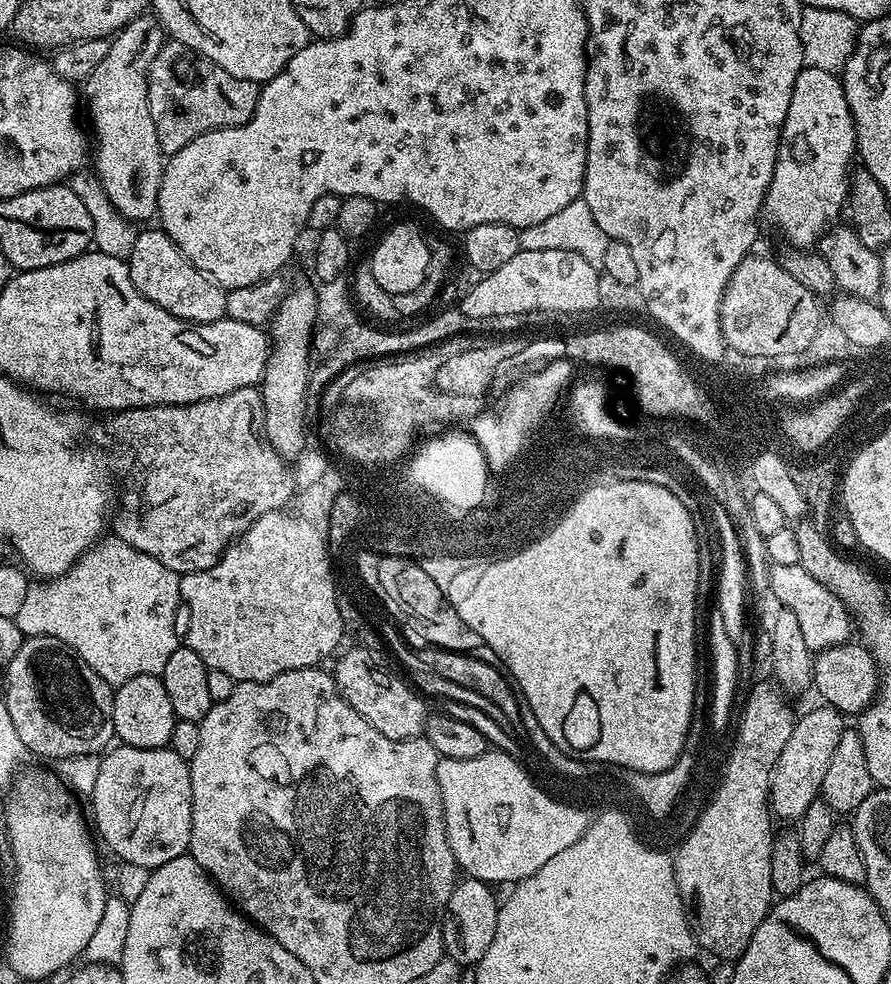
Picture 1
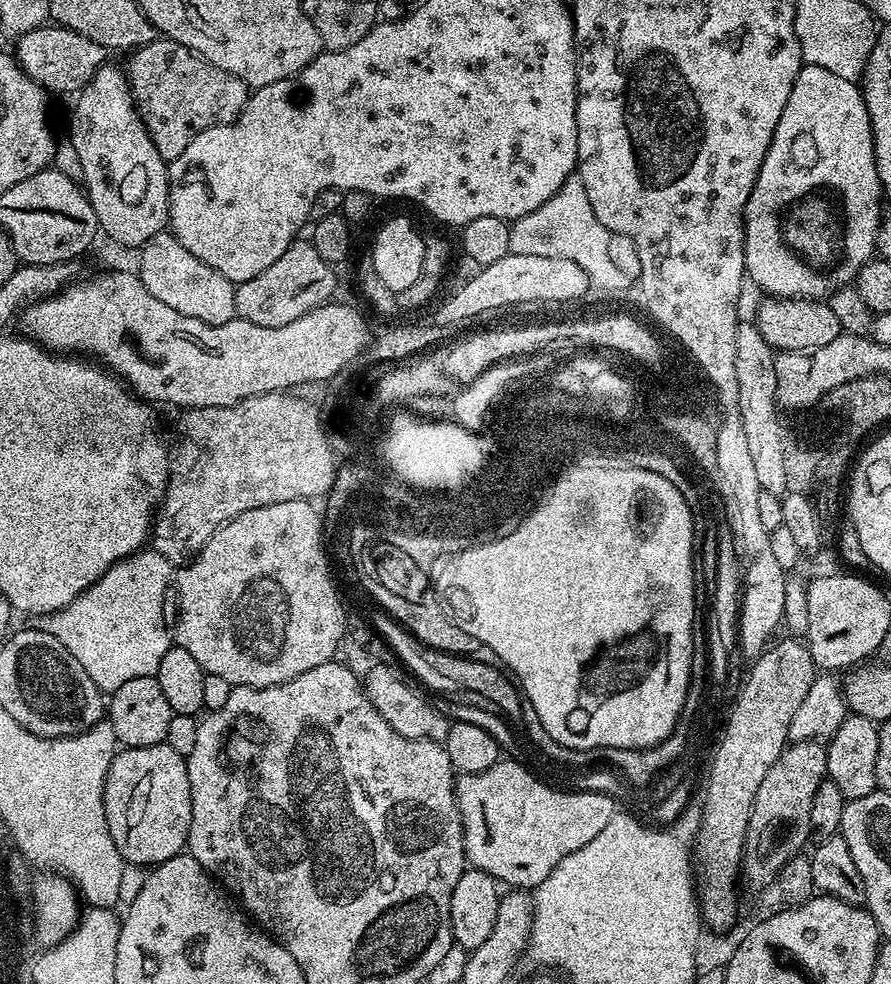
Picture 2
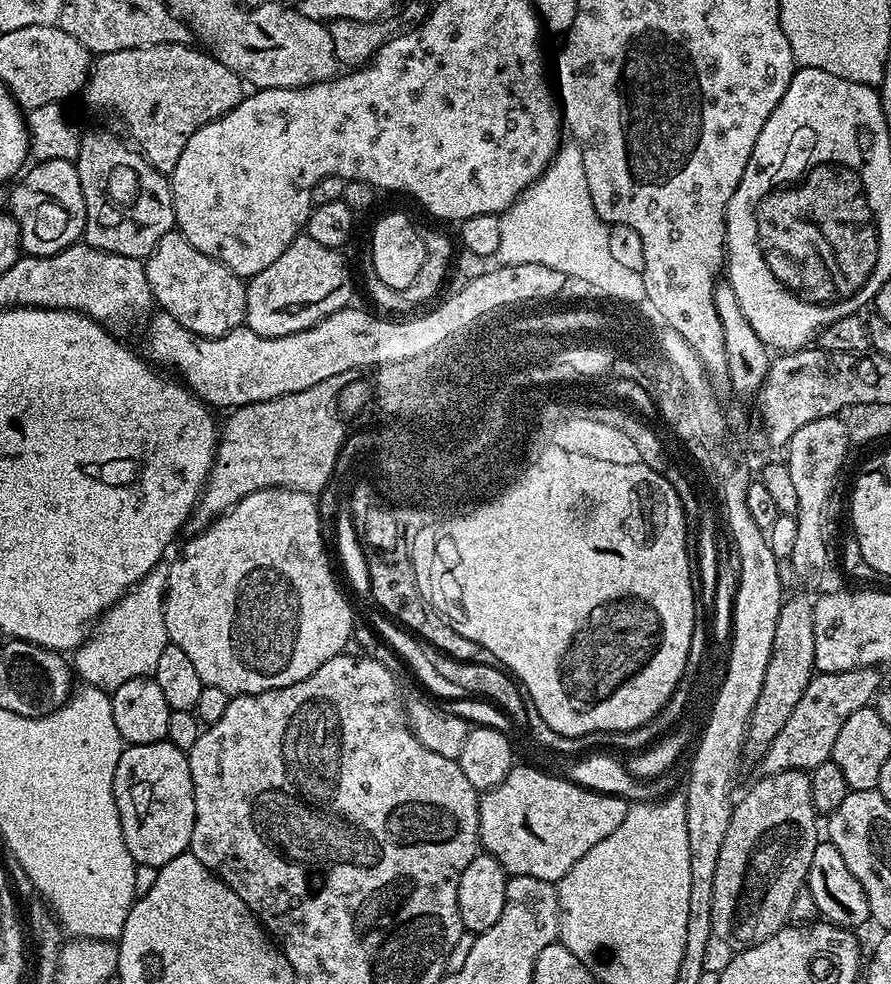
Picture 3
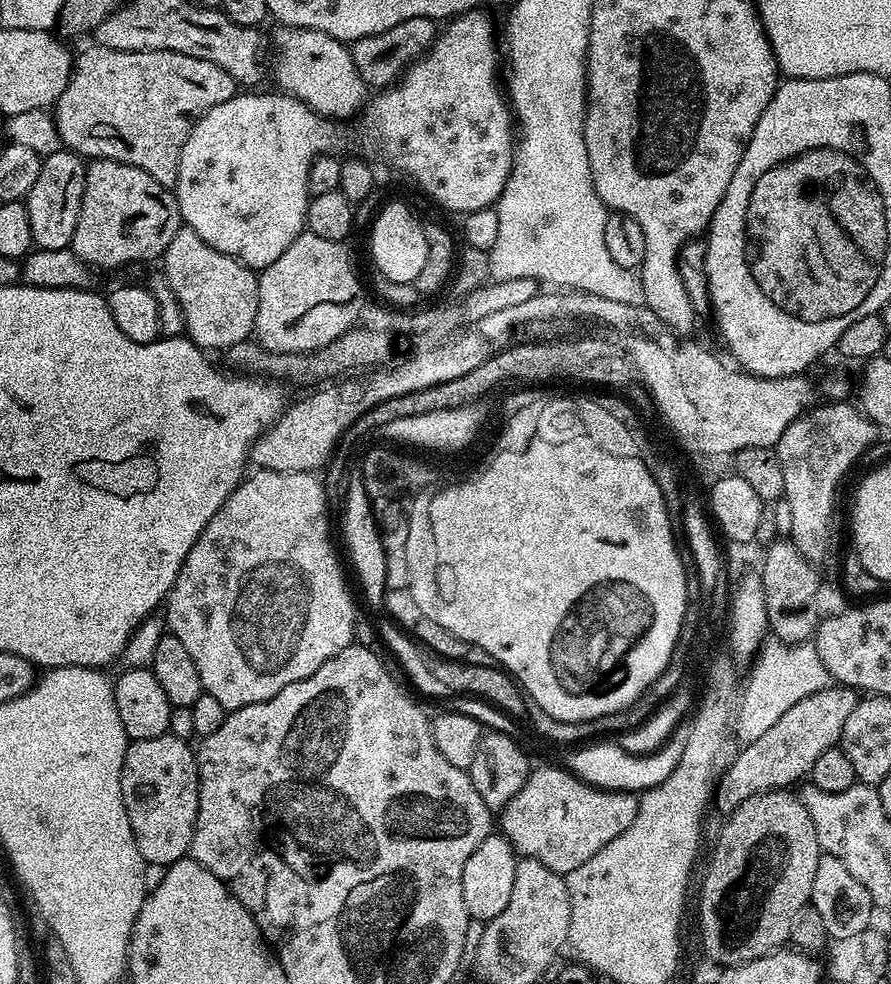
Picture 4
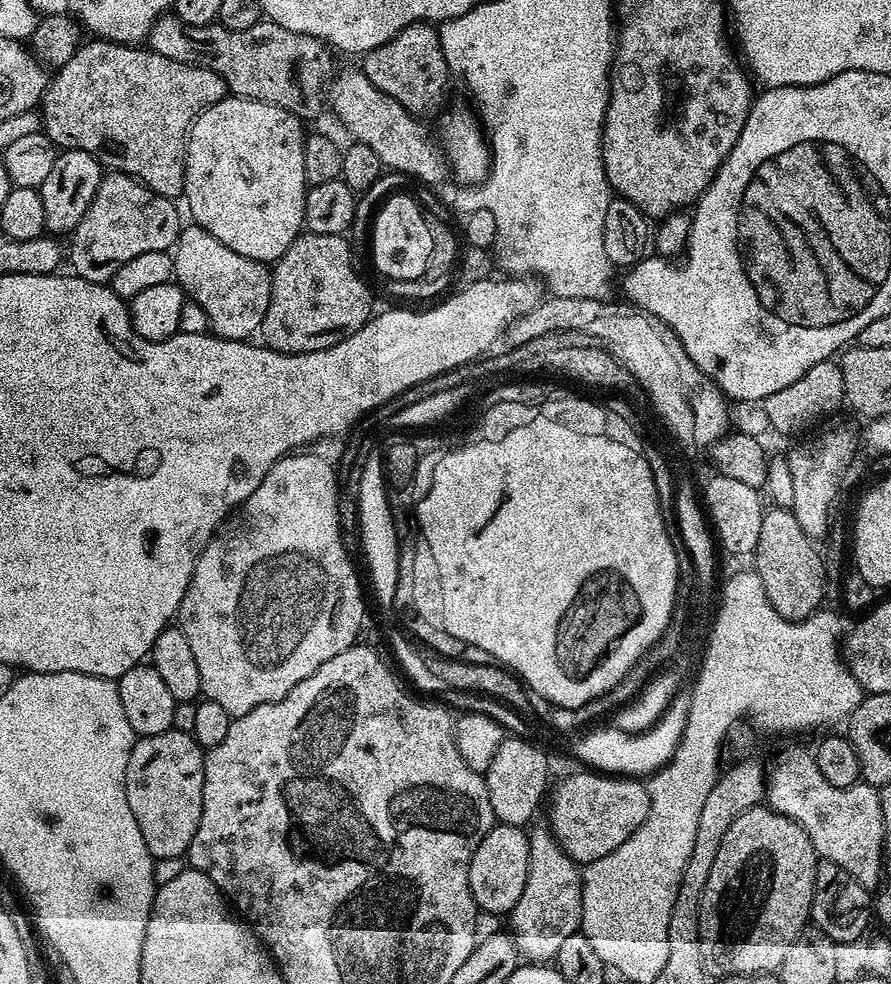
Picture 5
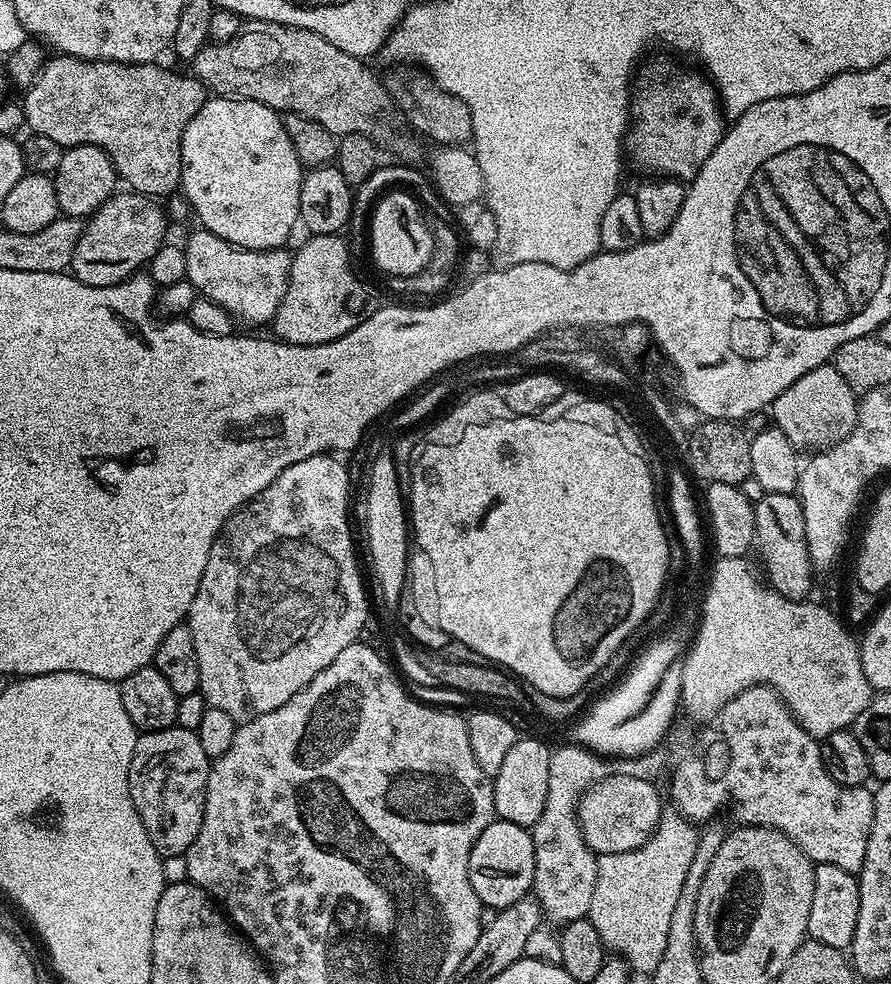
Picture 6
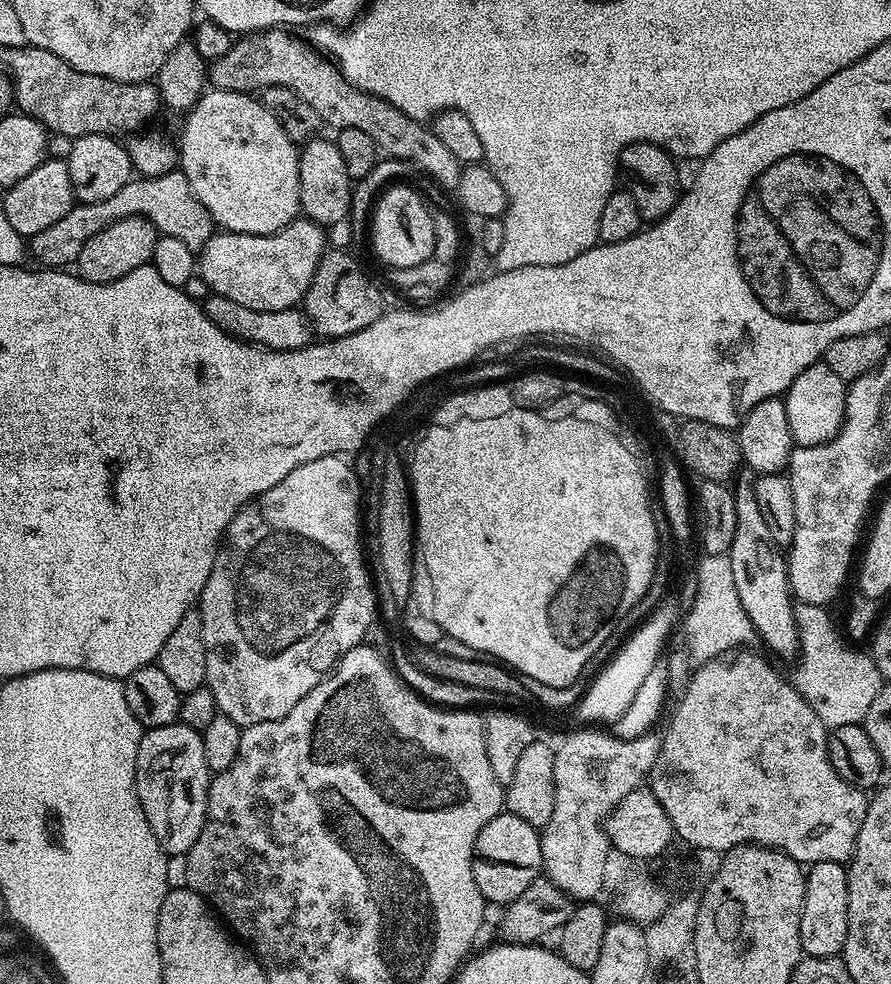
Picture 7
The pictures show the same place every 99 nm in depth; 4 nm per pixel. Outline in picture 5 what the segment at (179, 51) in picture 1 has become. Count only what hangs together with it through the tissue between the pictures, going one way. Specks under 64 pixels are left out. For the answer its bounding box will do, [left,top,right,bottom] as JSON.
[38,38,228,201]

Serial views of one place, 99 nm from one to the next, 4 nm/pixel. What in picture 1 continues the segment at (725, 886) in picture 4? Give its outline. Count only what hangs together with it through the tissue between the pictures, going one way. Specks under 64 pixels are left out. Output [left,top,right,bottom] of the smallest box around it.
[768,706,846,821]

